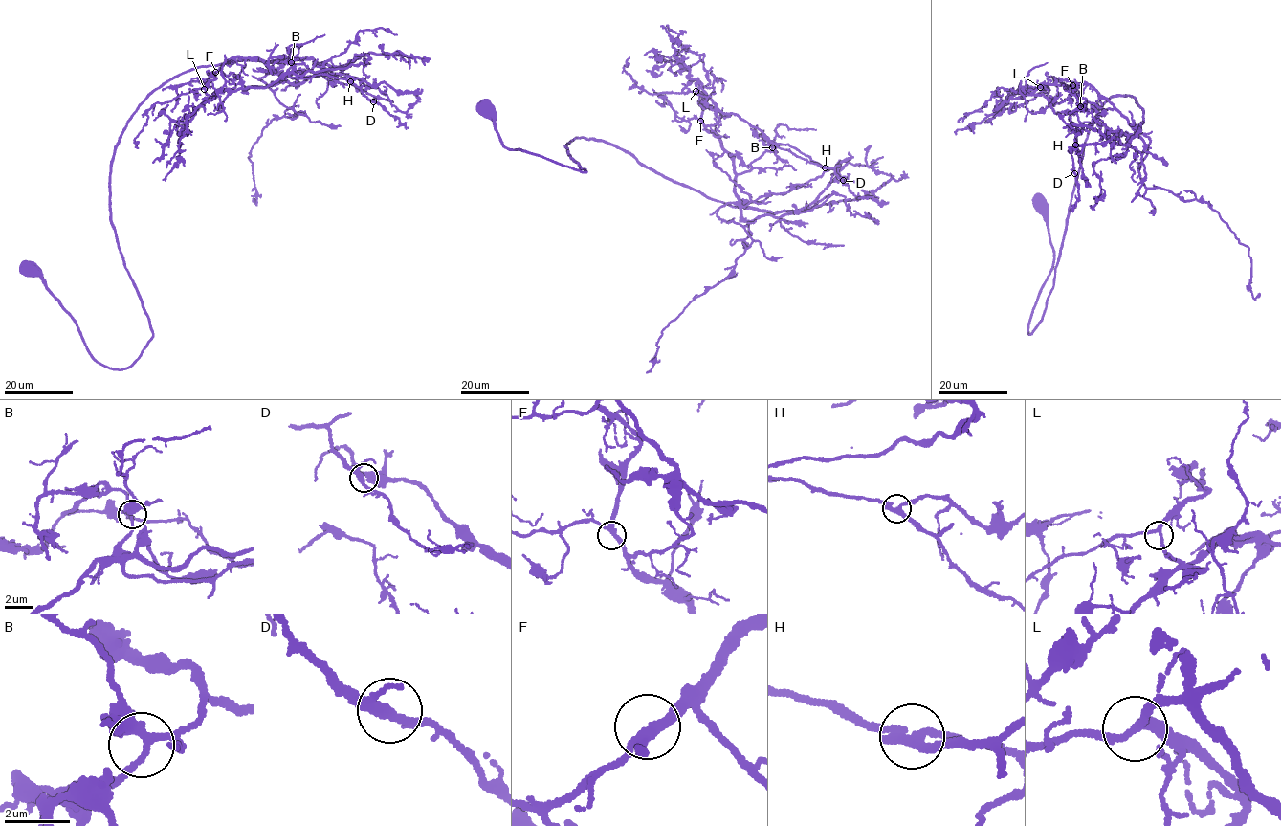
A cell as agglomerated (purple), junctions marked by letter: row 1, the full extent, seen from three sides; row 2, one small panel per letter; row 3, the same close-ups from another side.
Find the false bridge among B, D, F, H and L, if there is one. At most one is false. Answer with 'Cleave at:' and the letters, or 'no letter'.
Cleave at: H

